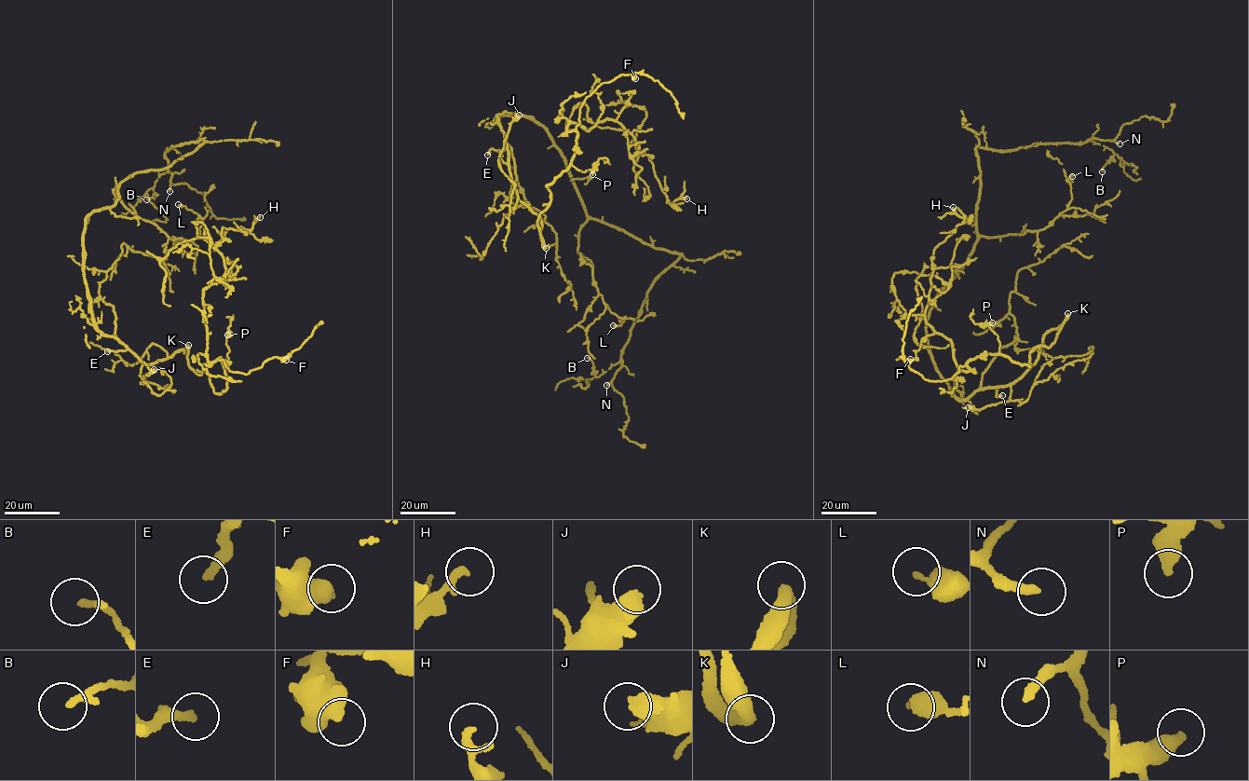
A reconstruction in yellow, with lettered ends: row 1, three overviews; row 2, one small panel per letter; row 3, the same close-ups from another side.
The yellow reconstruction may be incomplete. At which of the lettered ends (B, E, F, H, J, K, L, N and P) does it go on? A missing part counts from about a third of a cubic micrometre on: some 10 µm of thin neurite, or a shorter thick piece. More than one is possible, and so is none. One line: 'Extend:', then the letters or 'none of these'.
Extend: E, J, N

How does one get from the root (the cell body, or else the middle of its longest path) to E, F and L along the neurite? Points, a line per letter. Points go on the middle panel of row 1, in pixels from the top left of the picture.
E: (504, 135), (506, 149), (499, 152), (489, 149), (487, 155)
F: (504, 135), (543, 244), (546, 185), (570, 164), (580, 107), (602, 83), (635, 78)
L: (504, 135), (497, 116), (522, 116), (563, 157), (588, 215), (577, 253), (625, 318), (613, 325)

